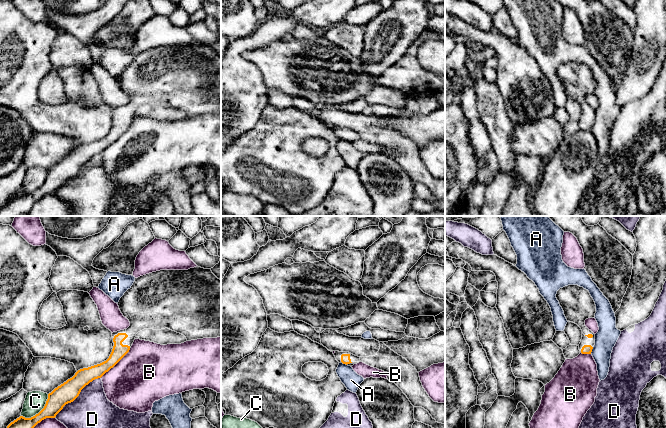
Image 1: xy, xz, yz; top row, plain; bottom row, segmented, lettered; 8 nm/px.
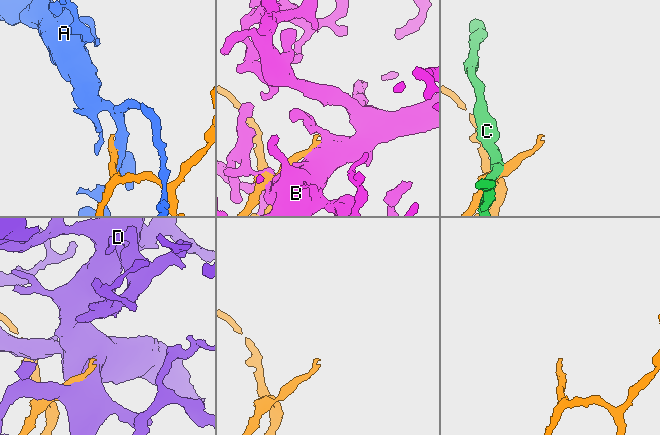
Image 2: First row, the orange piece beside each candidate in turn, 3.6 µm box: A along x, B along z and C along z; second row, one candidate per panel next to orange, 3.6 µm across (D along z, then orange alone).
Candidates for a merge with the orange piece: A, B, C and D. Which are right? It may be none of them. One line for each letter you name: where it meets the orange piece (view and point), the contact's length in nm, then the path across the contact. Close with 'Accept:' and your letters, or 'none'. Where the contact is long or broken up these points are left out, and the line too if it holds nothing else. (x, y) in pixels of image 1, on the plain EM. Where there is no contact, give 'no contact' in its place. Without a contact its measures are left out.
Accept: none

